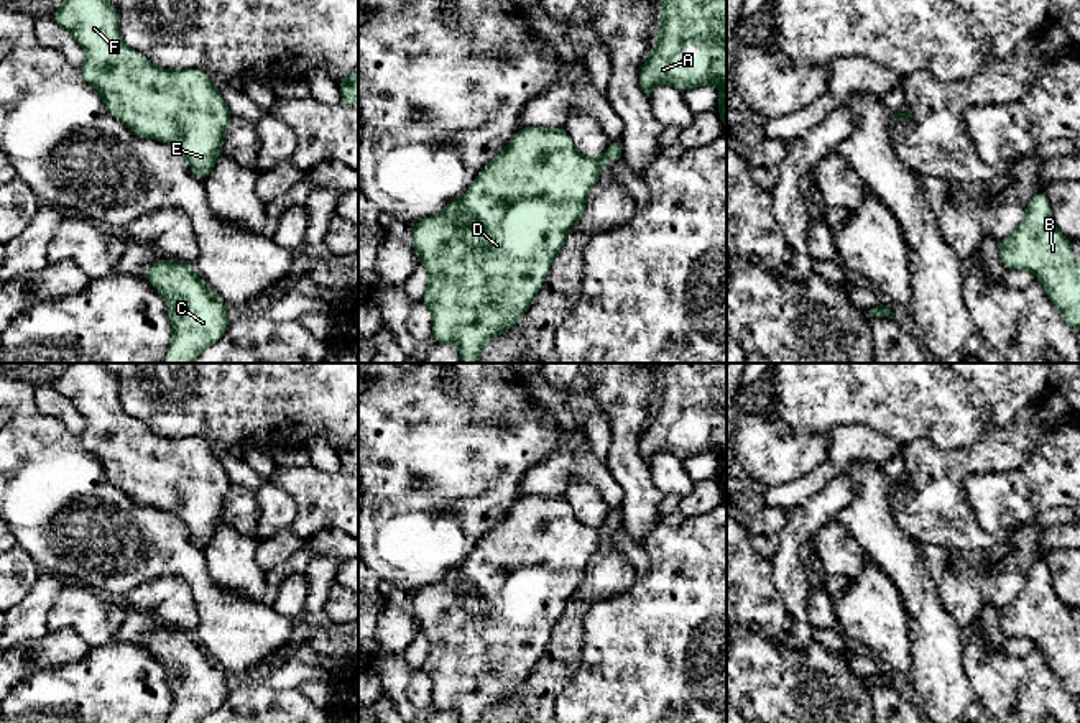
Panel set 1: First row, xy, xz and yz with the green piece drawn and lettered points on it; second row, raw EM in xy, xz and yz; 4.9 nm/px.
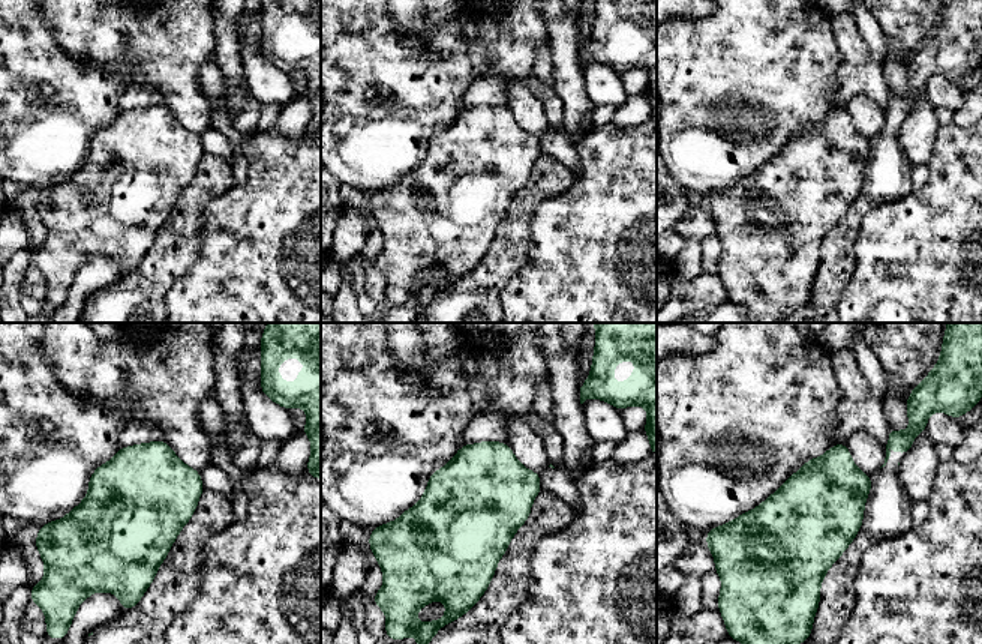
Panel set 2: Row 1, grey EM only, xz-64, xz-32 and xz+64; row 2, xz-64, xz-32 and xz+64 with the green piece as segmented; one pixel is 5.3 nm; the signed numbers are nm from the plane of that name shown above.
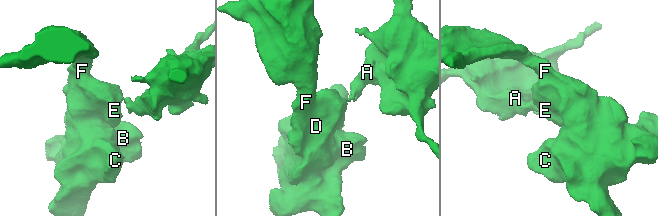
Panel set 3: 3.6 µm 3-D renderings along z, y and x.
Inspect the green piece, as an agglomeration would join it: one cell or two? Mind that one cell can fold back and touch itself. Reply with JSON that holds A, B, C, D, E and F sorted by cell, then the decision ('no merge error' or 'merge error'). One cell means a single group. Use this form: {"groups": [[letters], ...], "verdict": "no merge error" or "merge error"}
{"groups": [["A"], ["B", "C", "D", "E", "F"]], "verdict": "merge error"}

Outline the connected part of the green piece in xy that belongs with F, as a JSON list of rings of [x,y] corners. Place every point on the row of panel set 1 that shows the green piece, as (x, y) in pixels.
[[[66,0],[51,18],[69,31],[85,53],[82,77],[97,89],[108,113],[140,138],[166,141],[189,161],[202,182],[212,171],[232,113],[202,69],[161,69],[128,48],[118,30],[118,10],[107,0]]]

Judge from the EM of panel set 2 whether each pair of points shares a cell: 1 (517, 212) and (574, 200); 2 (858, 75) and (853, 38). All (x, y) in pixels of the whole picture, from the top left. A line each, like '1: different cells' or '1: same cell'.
1: different cells
2: same cell

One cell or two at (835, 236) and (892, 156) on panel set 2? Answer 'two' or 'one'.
one

